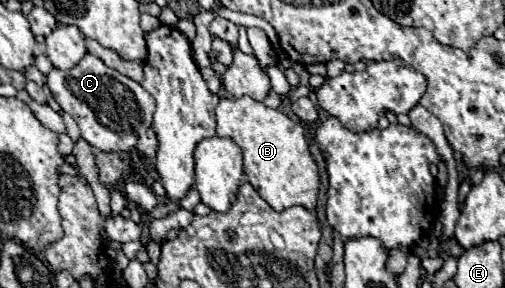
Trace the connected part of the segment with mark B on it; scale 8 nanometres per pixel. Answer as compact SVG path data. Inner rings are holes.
M224 97L216 105L216 135L228 135L244 153L244 175L258 195L274 209L284 211L294 205L302 205L314 211L318 199L318 167L310 155L304 129L298 121L292 121L280 111L266 107L250 97Z

